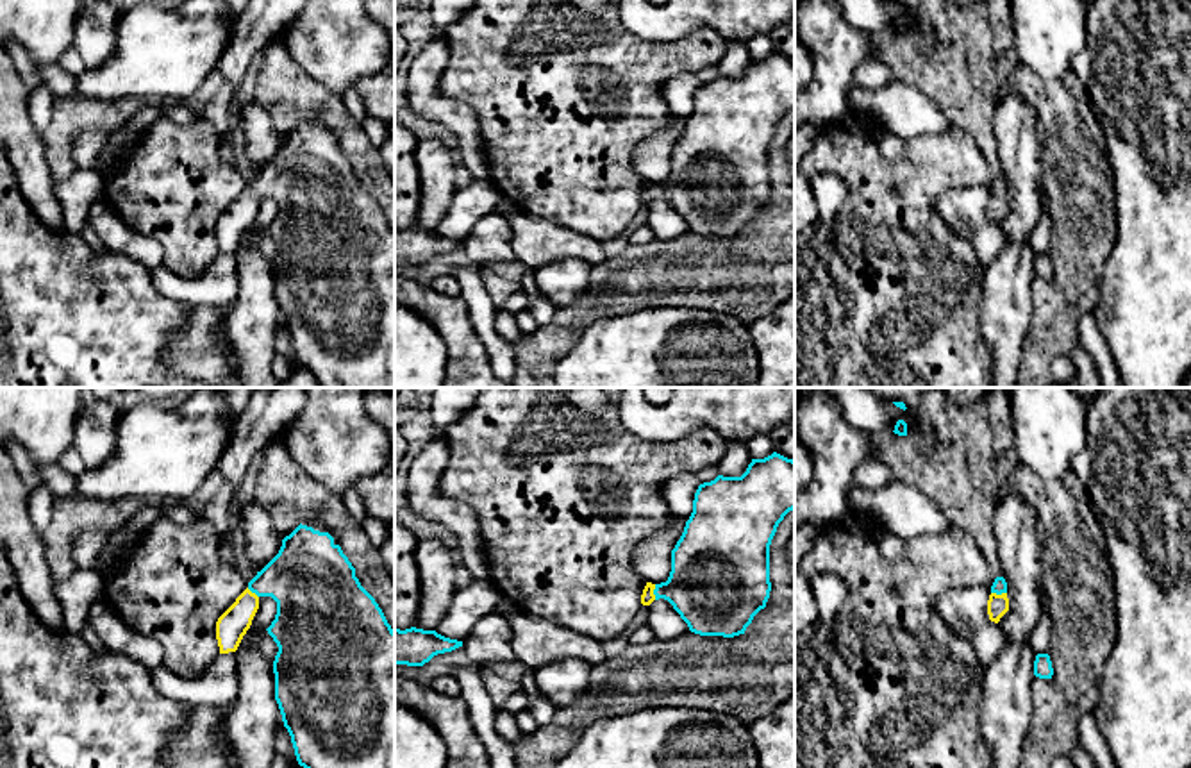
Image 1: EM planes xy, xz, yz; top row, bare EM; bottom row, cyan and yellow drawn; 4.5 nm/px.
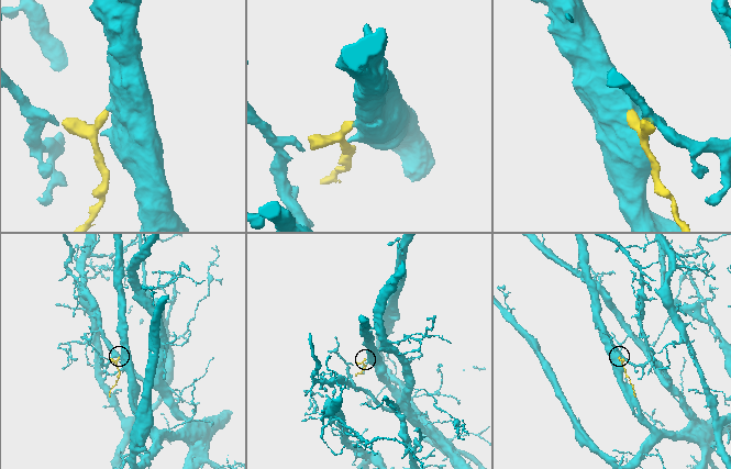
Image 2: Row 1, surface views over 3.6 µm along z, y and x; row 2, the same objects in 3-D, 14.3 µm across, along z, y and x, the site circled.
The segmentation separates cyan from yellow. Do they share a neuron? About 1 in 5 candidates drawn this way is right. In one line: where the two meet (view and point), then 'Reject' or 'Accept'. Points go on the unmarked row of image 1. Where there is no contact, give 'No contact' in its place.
Touches cyan at xz (654, 192). Accept

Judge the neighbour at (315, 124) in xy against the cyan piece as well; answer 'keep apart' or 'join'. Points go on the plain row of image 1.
join

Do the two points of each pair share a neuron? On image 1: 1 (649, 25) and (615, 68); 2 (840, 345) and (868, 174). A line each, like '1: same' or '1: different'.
1: different
2: same

